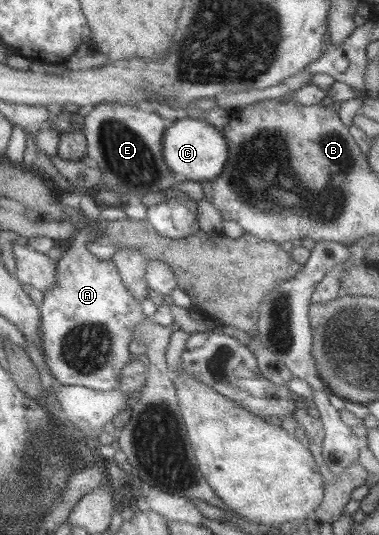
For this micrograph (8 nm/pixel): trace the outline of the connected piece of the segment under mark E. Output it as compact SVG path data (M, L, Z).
M109 102L97 105L85 118L87 151L89 162L99 166L103 172L103 189L121 193L123 203L129 195L149 195L159 193L179 184L173 180L175 173L165 163L162 137L166 119L161 118L149 107L135 105L111 105Z

